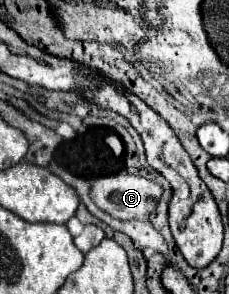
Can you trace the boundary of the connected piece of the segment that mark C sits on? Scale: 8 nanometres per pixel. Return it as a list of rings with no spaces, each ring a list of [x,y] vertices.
[[[125,170],[95,178],[91,184],[91,200],[119,220],[145,220],[161,194],[159,184],[143,176],[125,174]]]

